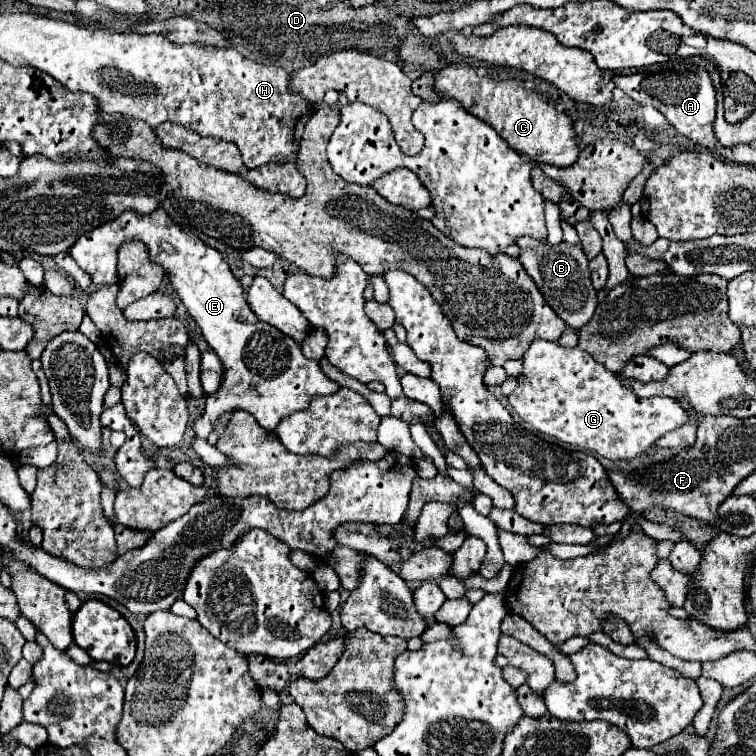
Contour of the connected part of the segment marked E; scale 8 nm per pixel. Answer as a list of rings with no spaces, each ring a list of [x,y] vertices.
[[[164,209],[152,211],[150,215],[124,211],[116,219],[82,235],[68,253],[78,263],[78,267],[92,277],[94,287],[102,289],[116,285],[118,249],[124,241],[134,239],[142,241],[148,249],[150,261],[164,269],[172,289],[182,299],[186,311],[198,323],[202,337],[224,365],[222,387],[214,395],[206,397],[206,407],[192,425],[194,437],[208,439],[218,417],[236,409],[248,411],[266,431],[272,431],[280,419],[294,411],[306,409],[310,397],[330,395],[340,389],[338,383],[330,381],[320,371],[318,361],[306,359],[302,355],[300,345],[294,339],[256,319],[246,303],[240,281],[234,279],[222,255],[196,235],[186,233],[170,219],[170,215],[166,215]]]

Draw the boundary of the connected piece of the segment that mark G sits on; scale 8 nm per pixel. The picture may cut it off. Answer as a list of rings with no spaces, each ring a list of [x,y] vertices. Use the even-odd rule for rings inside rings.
[[[536,339],[530,349],[524,355],[524,369],[518,377],[518,387],[508,395],[502,397],[500,386],[488,385],[488,390],[495,397],[501,399],[507,404],[514,421],[526,429],[526,431],[535,433],[540,432],[557,441],[567,443],[574,448],[596,453],[606,459],[632,459],[640,453],[644,453],[658,437],[664,433],[670,433],[682,425],[686,425],[686,411],[670,397],[650,397],[642,399],[636,397],[630,389],[622,387],[620,381],[612,371],[606,371],[598,361],[594,361],[592,355],[586,355],[586,351],[574,347],[574,349],[564,349],[558,343],[542,341]]]

